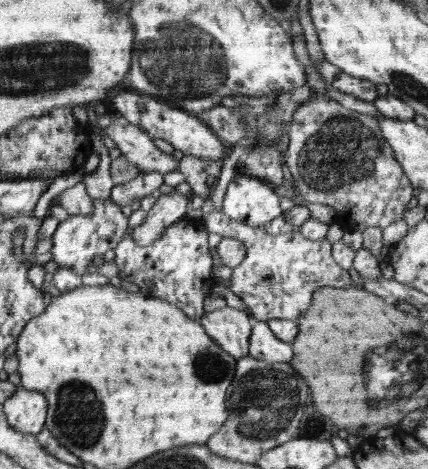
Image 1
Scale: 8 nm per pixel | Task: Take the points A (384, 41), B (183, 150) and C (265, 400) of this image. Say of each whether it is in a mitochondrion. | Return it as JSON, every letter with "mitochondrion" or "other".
{"A":"other","B":"other","C":"mitochondrion"}

